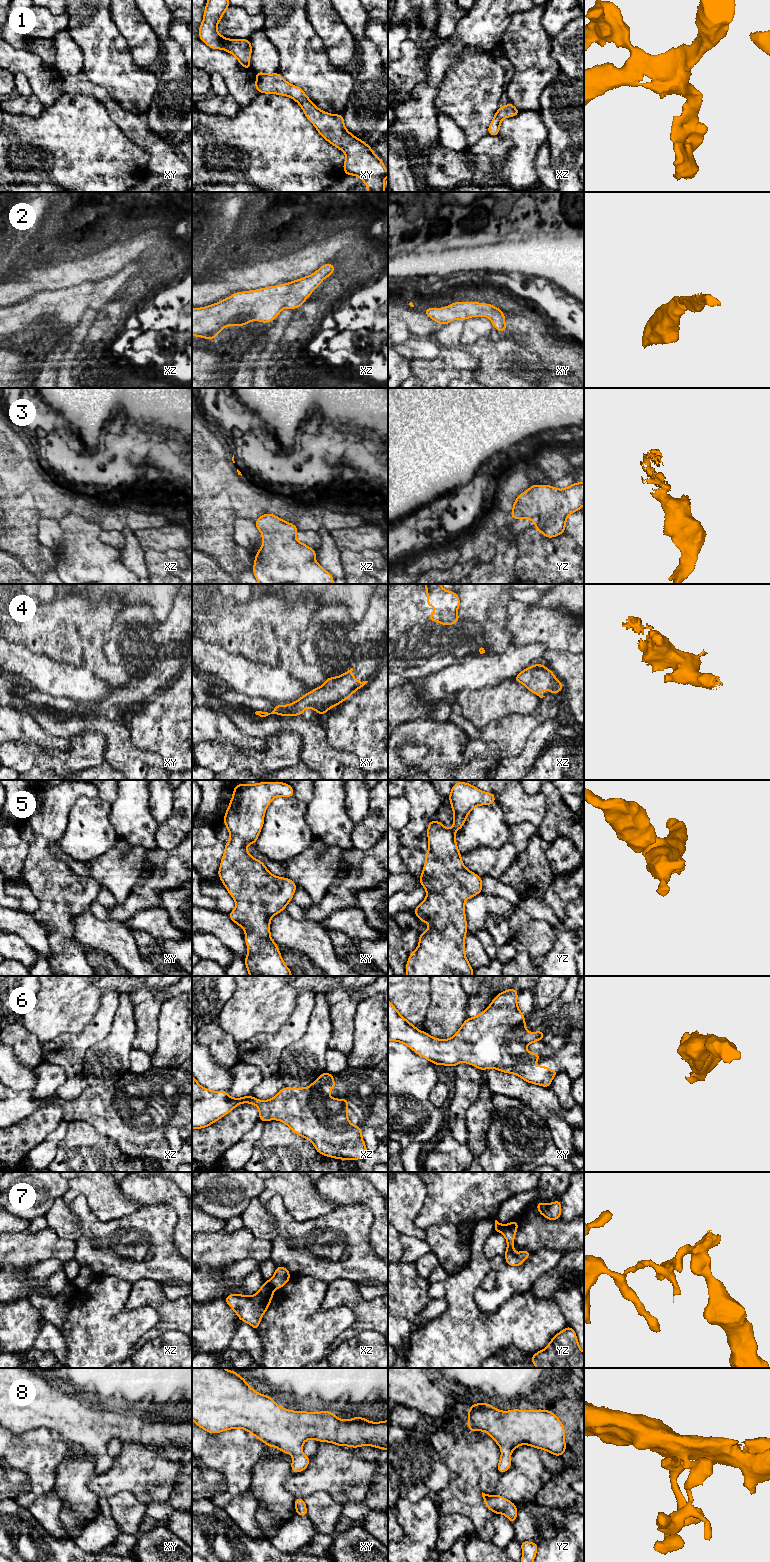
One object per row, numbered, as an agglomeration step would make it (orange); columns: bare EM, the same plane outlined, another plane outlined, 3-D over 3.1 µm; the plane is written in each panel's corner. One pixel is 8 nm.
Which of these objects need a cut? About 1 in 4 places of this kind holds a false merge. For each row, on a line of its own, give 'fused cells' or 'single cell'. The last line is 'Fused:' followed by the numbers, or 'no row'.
1: single cell
2: single cell
3: single cell
4: single cell
5: single cell
6: single cell
7: fused cells
8: single cell
Fused: 7

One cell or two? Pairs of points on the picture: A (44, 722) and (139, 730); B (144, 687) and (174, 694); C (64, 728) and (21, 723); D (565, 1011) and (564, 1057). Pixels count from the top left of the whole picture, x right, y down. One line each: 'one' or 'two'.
A: two
B: two
C: two
D: one

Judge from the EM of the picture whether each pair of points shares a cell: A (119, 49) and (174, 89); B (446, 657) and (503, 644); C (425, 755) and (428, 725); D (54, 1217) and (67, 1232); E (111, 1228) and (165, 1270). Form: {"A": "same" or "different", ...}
{"A": "different", "B": "different", "C": "same", "D": "same", "E": "same"}

